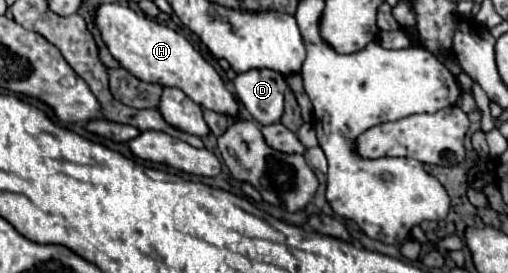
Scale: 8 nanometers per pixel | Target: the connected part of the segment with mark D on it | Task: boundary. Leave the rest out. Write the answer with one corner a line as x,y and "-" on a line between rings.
253,68
237,74
233,80
241,104
263,126
279,122
283,116
283,94
287,90
285,76
269,68

